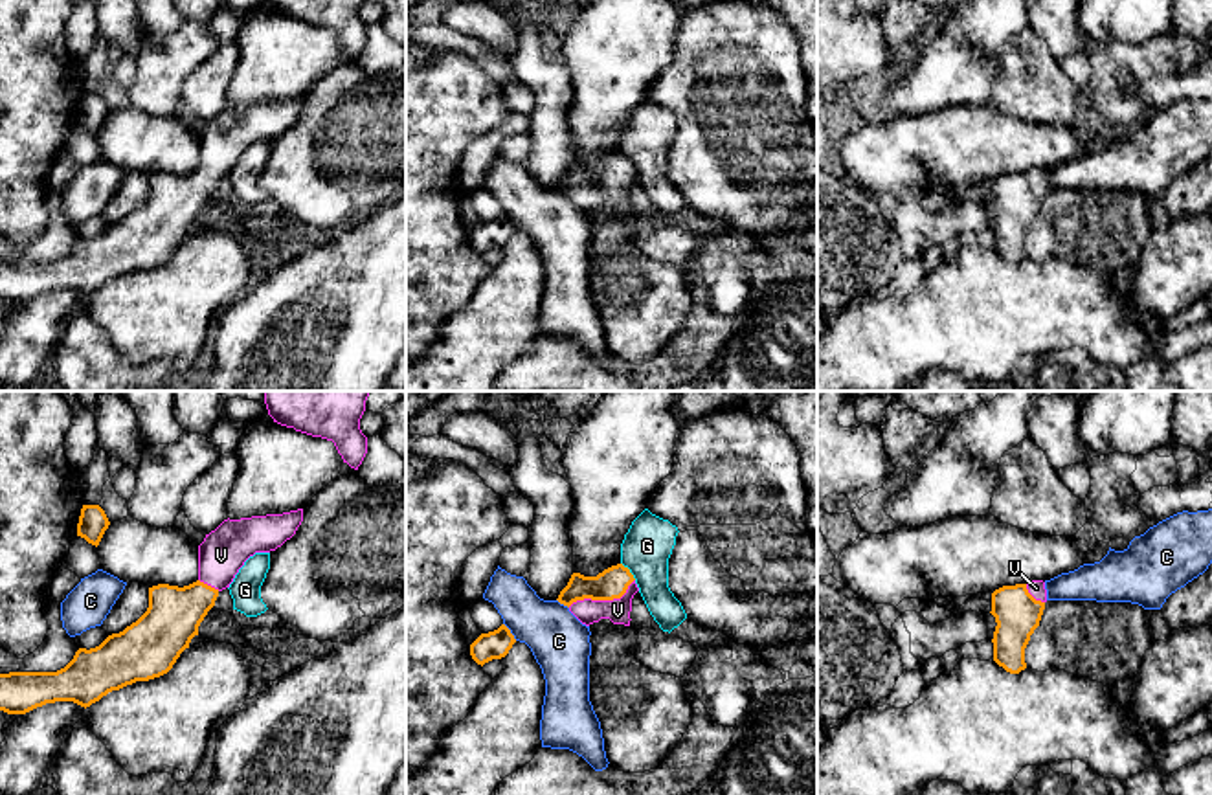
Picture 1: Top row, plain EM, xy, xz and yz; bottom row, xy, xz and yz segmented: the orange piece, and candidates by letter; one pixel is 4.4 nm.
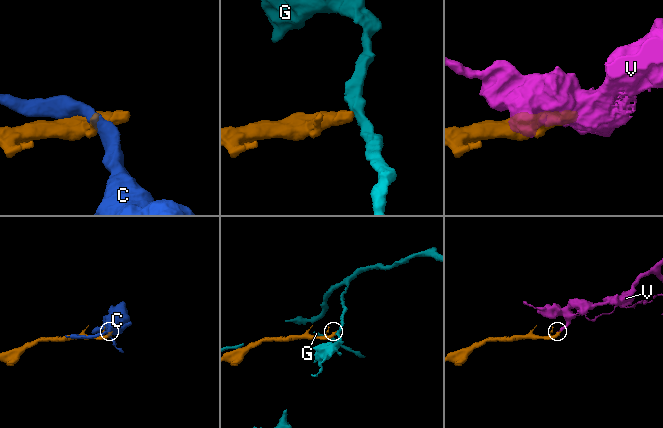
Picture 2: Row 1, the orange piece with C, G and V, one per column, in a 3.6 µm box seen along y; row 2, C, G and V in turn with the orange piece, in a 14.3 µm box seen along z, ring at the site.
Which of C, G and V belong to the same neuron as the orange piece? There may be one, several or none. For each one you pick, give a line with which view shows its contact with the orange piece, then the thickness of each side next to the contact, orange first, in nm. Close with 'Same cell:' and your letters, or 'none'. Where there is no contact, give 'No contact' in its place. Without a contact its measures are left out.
V: Touches orange in xz. Thickness 140 nm (orange) against 110 nm
Same cell: V

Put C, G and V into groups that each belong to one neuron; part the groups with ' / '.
C / G / V

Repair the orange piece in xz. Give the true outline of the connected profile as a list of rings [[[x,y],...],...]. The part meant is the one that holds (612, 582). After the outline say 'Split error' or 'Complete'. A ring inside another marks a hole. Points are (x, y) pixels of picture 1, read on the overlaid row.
[[[617,564],[597,577],[573,573],[556,600],[567,606],[586,626],[600,619],[630,626],[632,599],[637,591],[639,588],[630,569]]]. Split error

